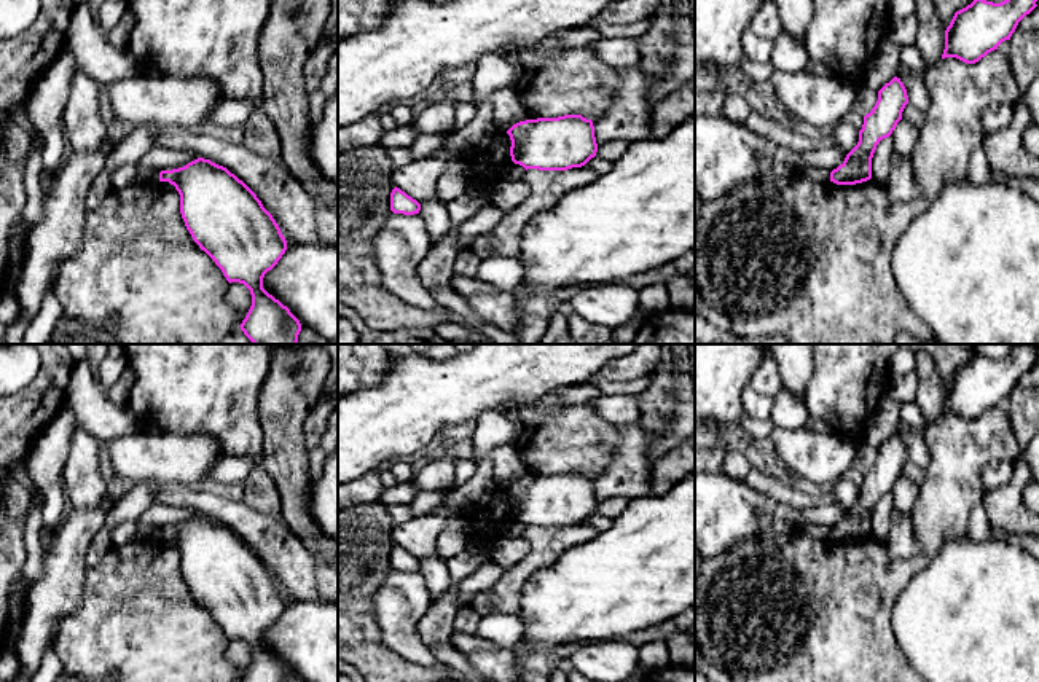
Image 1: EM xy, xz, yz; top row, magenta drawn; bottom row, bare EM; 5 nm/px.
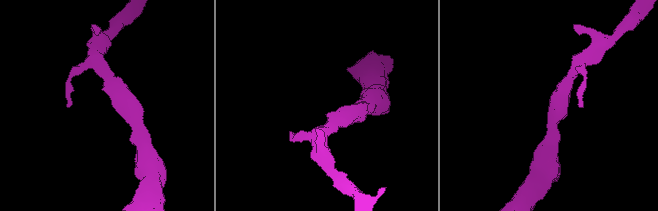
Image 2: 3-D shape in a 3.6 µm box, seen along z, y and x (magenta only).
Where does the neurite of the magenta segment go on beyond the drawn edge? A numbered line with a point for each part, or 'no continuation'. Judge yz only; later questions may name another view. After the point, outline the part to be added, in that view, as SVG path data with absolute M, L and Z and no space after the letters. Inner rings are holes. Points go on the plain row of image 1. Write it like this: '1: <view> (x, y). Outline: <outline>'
no continuation

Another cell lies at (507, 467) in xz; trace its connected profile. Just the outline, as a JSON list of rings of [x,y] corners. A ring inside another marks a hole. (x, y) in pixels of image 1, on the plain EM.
[[[515,441],[492,451],[492,476],[497,488],[508,488],[513,481],[526,478],[526,468],[520,461]]]

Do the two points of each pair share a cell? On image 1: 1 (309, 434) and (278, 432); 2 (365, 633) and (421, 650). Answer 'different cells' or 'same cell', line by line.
1: different cells
2: different cells

